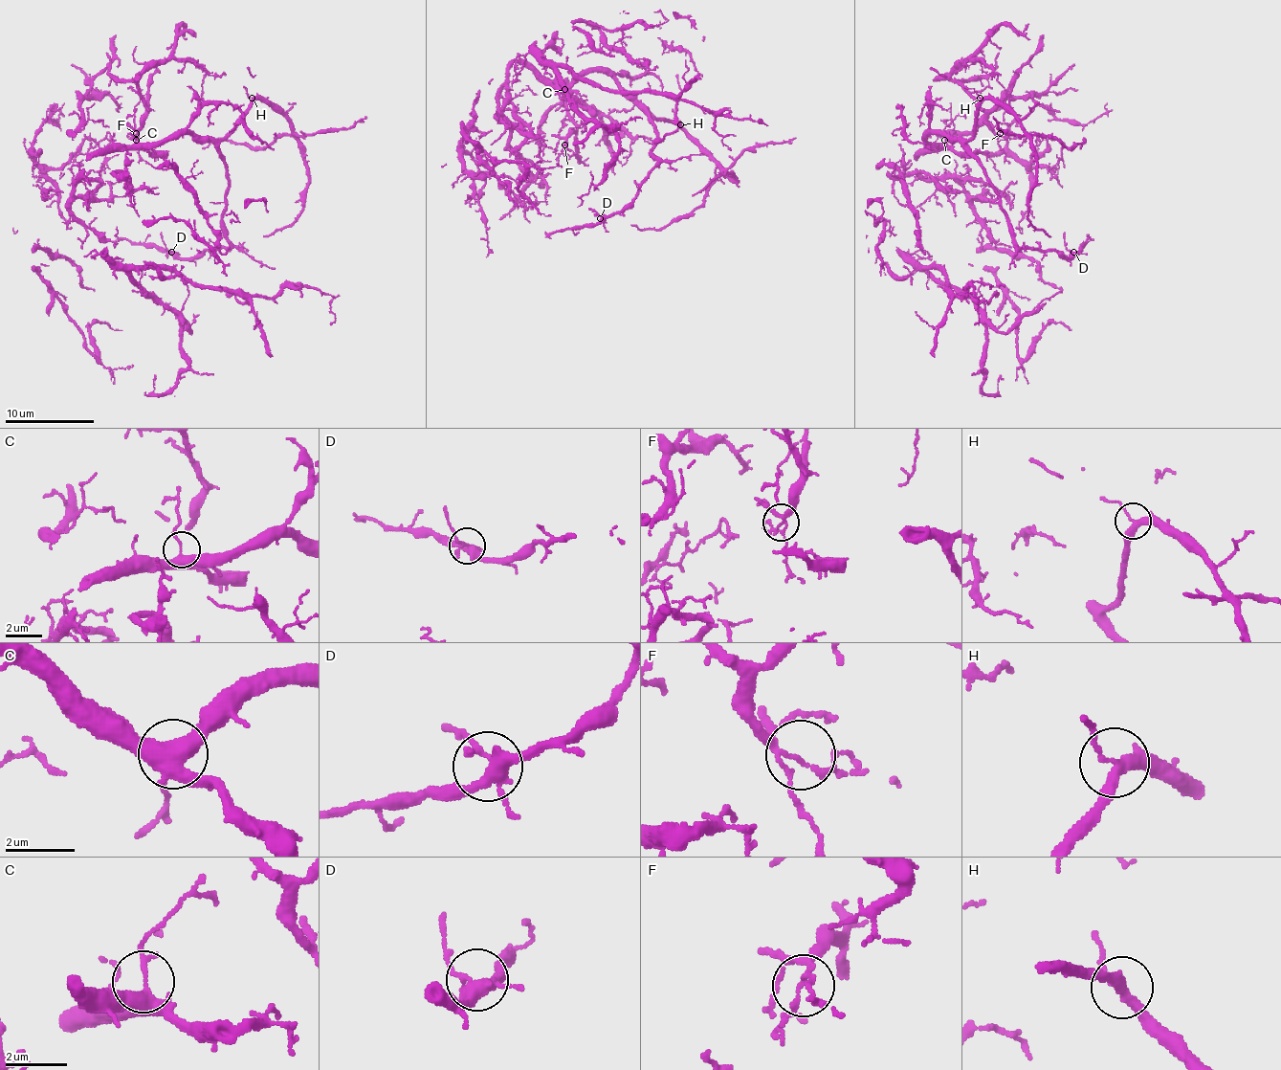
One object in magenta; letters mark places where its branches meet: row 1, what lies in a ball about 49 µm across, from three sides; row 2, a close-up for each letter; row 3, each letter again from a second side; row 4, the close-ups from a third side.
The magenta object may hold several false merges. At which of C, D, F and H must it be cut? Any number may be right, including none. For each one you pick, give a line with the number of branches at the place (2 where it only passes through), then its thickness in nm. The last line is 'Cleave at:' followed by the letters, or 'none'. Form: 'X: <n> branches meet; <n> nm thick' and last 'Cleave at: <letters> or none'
Cleave at: none

